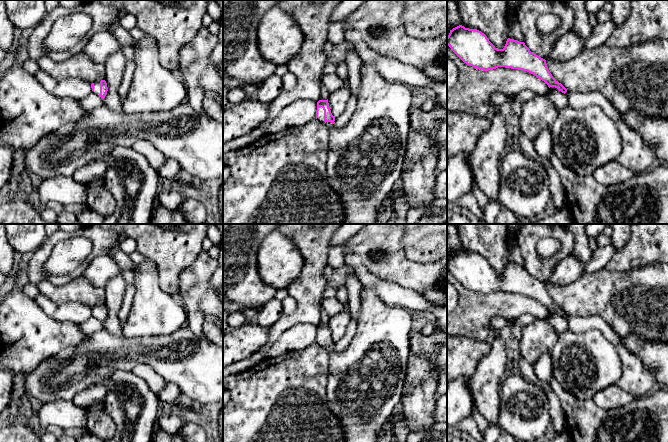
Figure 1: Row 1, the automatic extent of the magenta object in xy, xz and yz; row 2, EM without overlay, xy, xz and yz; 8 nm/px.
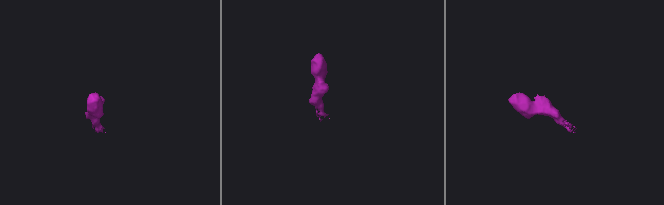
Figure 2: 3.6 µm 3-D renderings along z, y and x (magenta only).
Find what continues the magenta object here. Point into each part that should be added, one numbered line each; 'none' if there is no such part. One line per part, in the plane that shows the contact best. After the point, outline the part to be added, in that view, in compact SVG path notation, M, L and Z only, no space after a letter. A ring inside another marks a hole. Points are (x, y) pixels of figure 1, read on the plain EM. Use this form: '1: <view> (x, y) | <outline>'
1: xz (365, 381) | M363 286L360 292L361 305L357 319L357 331L351 343L337 352L331 346L324 346L324 334L318 332L318 344L330 353L327 376L327 406L340 420L345 434L344 442L377 442L383 425L390 419L401 402L407 377L410 352L412 320L404 309L389 307L373 288Z

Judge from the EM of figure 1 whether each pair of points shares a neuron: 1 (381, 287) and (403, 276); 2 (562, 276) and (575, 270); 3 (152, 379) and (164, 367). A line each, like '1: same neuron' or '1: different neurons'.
1: different neurons
2: same neuron
3: different neurons

